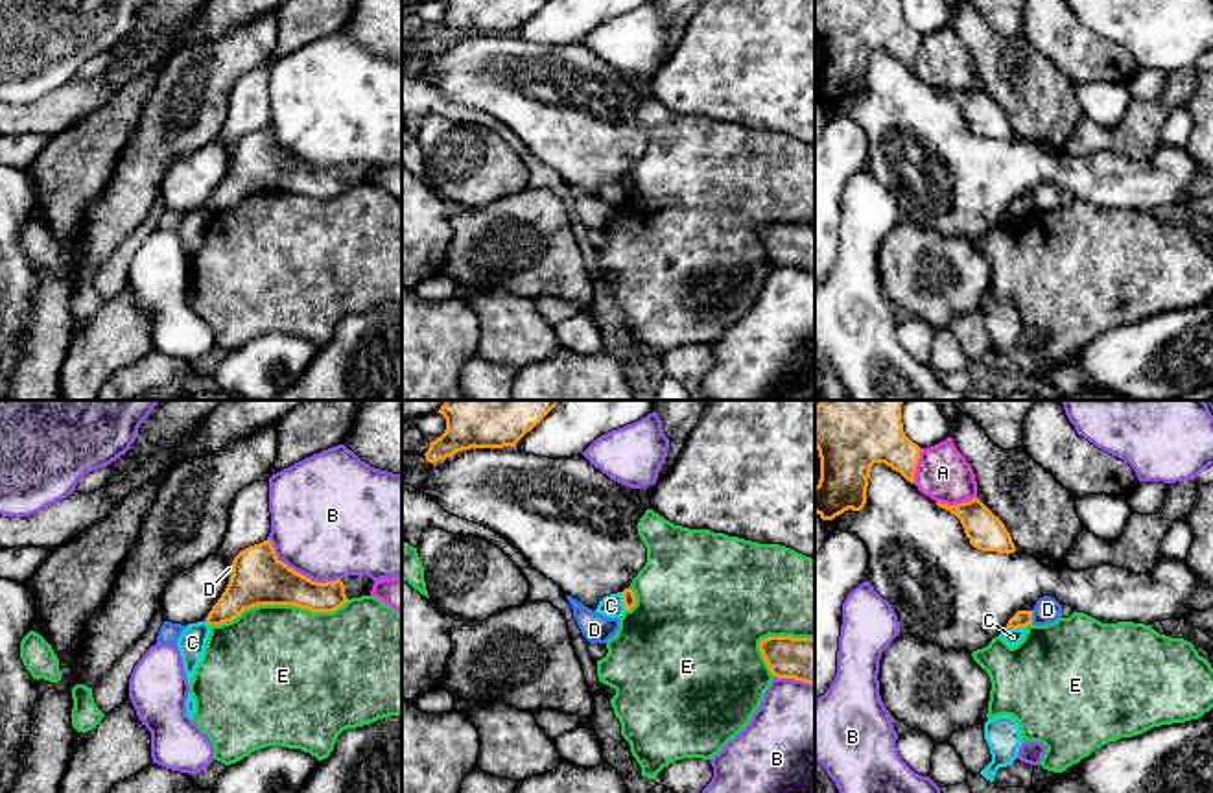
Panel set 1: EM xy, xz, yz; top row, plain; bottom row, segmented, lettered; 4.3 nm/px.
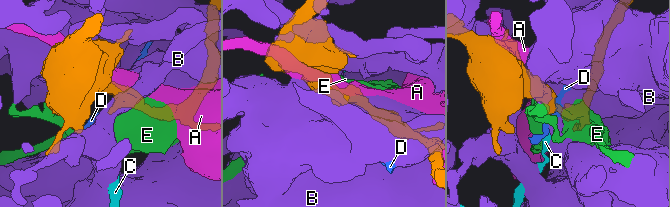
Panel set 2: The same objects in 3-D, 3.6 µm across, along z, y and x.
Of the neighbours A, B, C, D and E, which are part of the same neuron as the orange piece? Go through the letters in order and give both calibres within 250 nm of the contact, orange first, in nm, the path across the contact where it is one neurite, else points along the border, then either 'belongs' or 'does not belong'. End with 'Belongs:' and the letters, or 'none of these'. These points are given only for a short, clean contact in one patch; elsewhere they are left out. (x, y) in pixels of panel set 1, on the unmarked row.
A: 160/240 nm | does not belong
B: 240/480 nm | does not belong
C: 80/80 nm | along yz (1025, 213), (1005, 216) | does not belong
D: 80/110 nm | does not belong
E: 240/500 nm | does not belong
Belongs: none of these

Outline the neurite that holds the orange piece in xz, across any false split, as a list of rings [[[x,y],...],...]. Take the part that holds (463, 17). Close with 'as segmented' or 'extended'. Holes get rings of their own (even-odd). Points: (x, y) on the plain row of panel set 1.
[[[441,0],[446,17],[430,30],[428,50],[452,44],[470,35],[503,35],[531,18],[548,0]]]; as segmented

